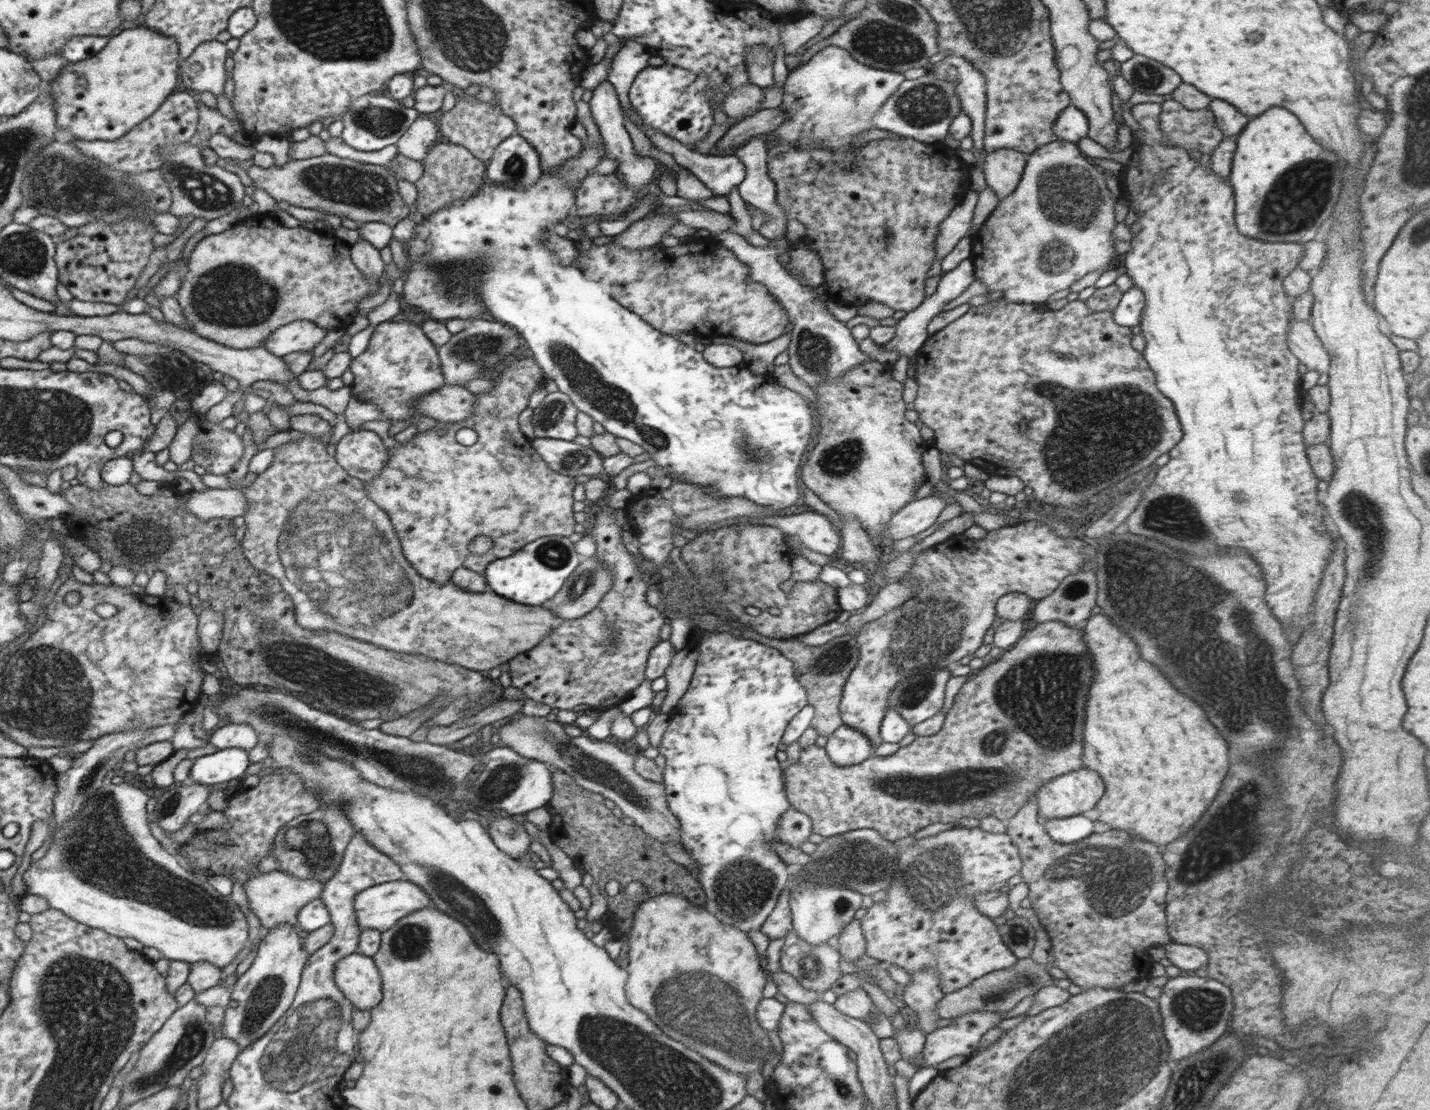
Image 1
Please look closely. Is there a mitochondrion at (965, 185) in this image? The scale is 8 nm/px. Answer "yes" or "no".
no

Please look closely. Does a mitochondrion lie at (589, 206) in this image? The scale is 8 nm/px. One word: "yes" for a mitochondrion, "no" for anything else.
no

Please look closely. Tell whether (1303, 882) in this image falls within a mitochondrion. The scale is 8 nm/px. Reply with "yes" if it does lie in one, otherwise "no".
no

